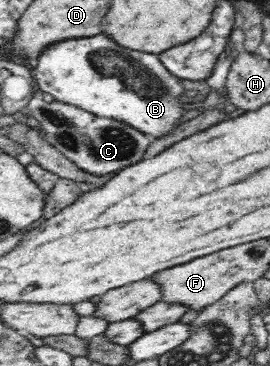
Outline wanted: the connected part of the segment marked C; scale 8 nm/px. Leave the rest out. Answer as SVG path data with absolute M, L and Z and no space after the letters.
M36 89L34 97L28 101L28 111L34 119L40 121L39 129L44 131L45 139L76 165L79 171L98 179L102 175L114 175L146 159L150 140L142 132L120 121L94 116L85 109L69 103L60 101L46 103L42 94L42 90Z

